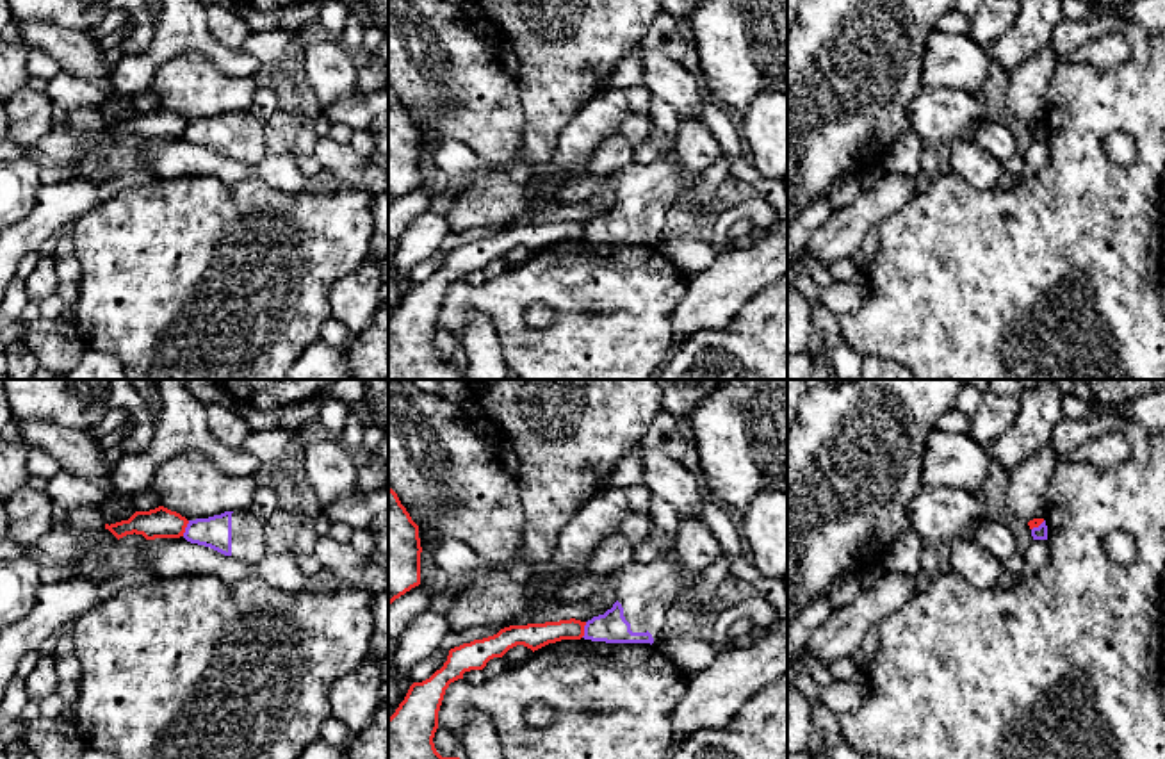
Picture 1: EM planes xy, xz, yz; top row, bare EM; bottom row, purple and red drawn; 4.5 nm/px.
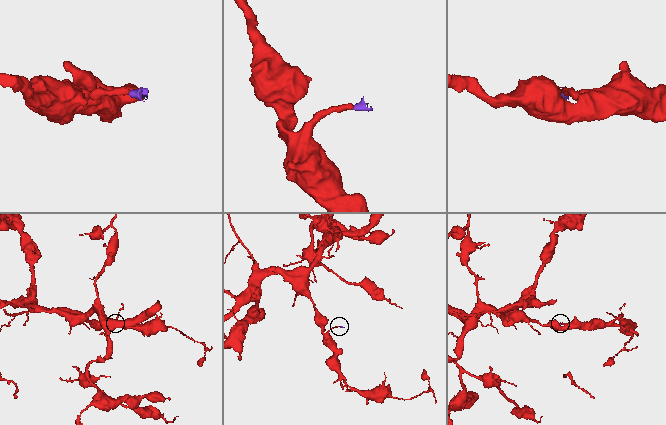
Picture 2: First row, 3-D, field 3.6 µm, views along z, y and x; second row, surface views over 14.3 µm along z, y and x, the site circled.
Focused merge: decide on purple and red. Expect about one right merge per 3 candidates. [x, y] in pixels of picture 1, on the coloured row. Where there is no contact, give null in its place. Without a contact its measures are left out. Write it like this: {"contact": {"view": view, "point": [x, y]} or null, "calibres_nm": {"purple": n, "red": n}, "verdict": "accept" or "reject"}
{"contact": {"view": "xy", "point": [186, 528]}, "calibres_nm": {"purple": 140, "red": 140}, "verdict": "reject"}

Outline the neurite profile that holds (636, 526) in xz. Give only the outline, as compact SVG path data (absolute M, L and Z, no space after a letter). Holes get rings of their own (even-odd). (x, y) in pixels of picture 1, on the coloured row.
M629 511L620 524L622 535L632 545L652 536L652 527L654 527L654 522L652 522L650 515L645 515L645 513L640 513L640 511Z

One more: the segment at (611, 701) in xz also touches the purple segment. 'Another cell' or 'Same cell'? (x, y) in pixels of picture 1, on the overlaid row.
Another cell

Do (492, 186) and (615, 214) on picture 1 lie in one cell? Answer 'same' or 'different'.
same

